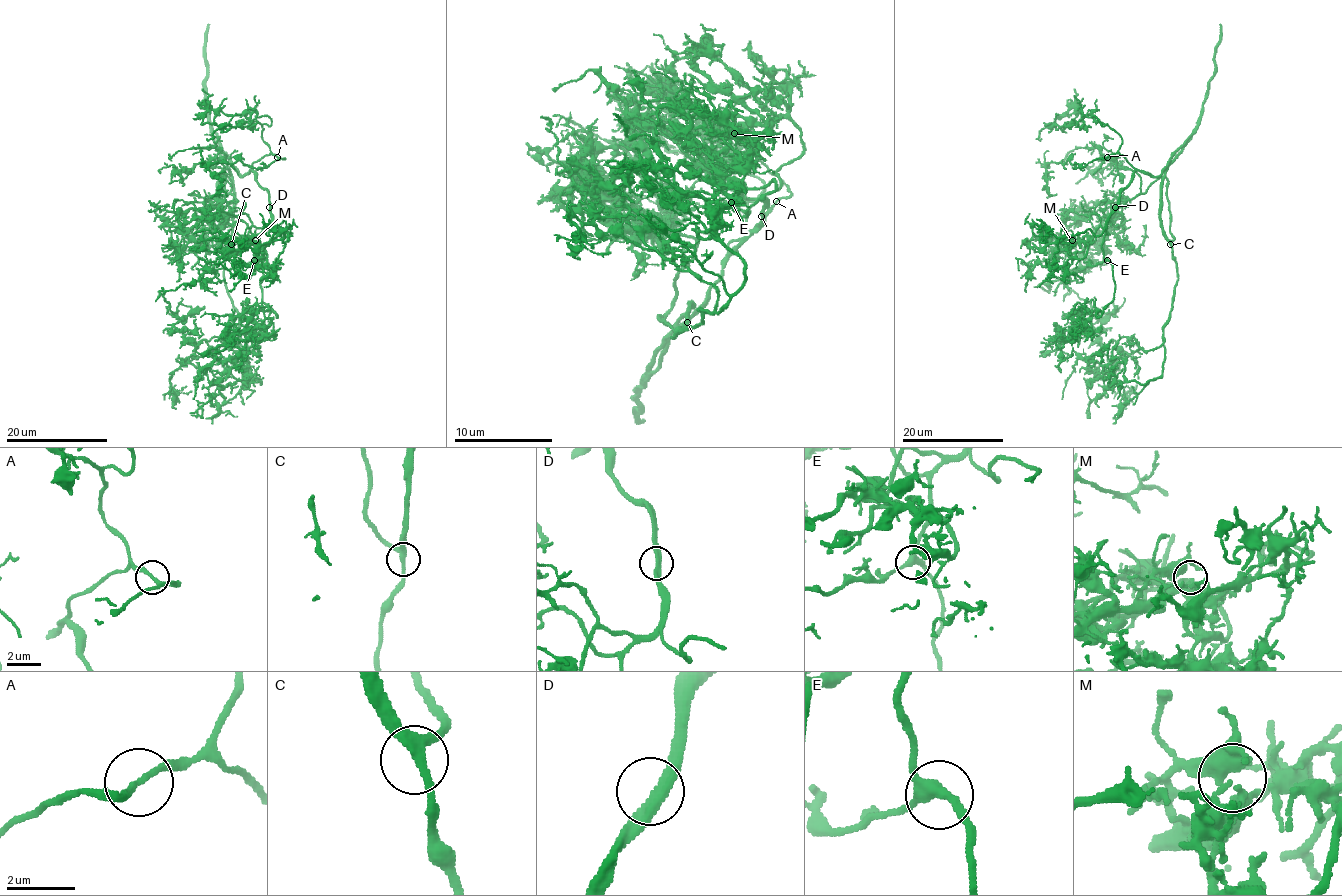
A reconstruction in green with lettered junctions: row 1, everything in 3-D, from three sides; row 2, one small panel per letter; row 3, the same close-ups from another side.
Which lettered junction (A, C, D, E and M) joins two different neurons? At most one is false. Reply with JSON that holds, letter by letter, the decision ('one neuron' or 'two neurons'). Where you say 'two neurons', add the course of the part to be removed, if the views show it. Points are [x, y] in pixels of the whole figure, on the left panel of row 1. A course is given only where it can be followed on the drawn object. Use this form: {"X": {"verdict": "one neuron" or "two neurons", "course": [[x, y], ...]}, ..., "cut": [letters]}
{"A": {"verdict": "one neuron"}, "C": {"verdict": "one neuron"}, "D": {"verdict": "one neuron"}, "E": {"verdict": "one neuron"}, "M": {"verdict": "one neuron"}, "cut": []}

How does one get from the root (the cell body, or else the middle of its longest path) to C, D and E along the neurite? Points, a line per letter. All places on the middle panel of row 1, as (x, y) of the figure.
C: (663, 315), (658, 317), (675, 330), (680, 330), (687, 322)
D: (663, 315), (694, 241), (645, 222), (645, 214), (670, 219), (717, 200), (761, 200), (761, 217)
E: (663, 315), (694, 241), (645, 222), (645, 214), (670, 219), (717, 200), (734, 204), (739, 190), (731, 202)

